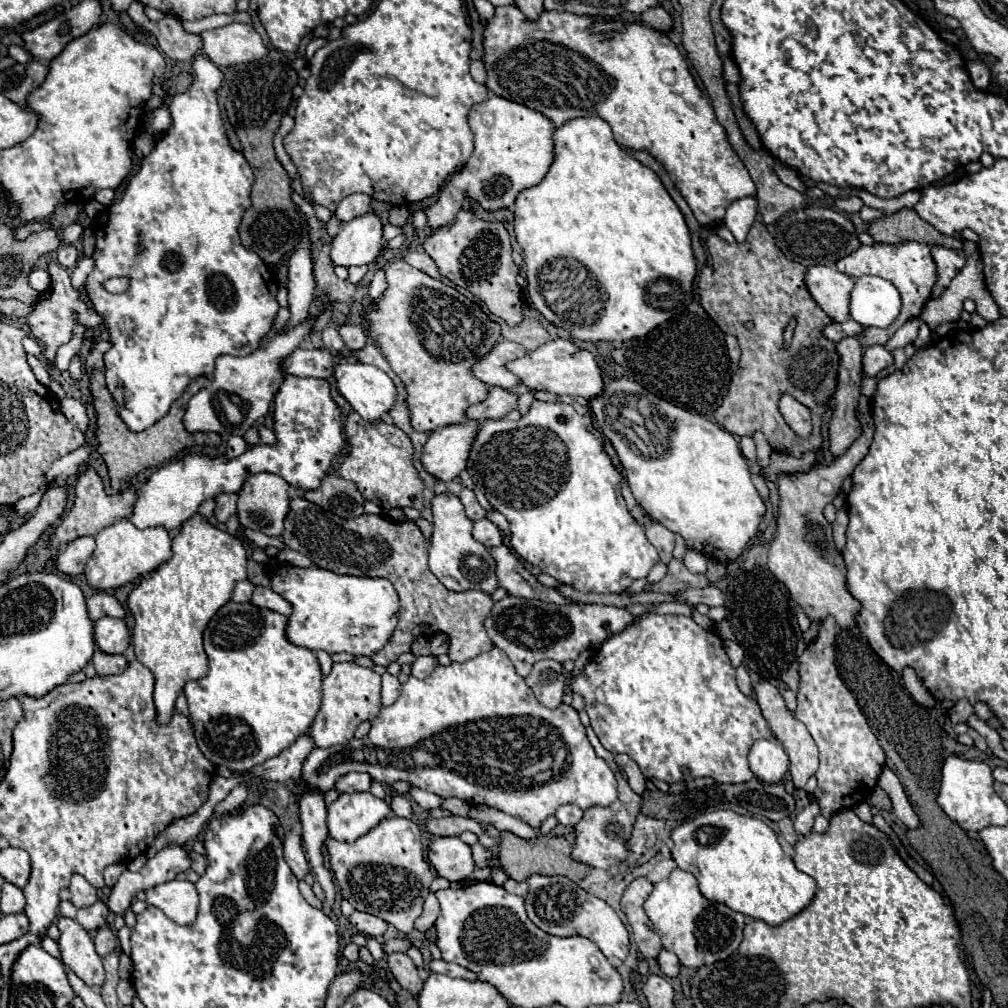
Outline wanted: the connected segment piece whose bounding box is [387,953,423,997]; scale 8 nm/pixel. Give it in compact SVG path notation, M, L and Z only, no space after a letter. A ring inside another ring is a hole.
M391 953L387 963L389 963L393 977L399 981L399 985L417 997L419 991L423 989L423 981L419 979L417 969L415 969L413 961L409 959L409 955L407 953Z

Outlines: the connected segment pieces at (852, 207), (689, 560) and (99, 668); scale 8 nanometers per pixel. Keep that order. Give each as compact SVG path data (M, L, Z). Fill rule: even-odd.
M847 197L847 199L835 199L835 205L845 213L859 213L863 207L863 201L859 197Z
M689 549L683 563L691 573L705 573L707 571L707 557L703 553L699 553L699 551Z
M99 649L95 651L91 661L95 665L97 675L119 675L127 669L127 661L123 655L109 655L109 653L103 653Z

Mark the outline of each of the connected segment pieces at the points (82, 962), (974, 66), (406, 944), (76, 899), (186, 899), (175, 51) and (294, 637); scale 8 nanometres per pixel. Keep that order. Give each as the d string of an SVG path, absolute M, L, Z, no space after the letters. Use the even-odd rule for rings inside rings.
M63 915L57 917L57 927L61 931L59 949L63 963L89 987L101 987L105 983L105 969L89 933L75 919Z
M981 61L969 63L969 65L967 65L967 73L969 73L973 85L975 85L979 91L985 91L985 89L987 89L987 85L989 85L989 75L991 75L991 73L989 73L989 69L987 69Z
M399 937L389 939L389 941L383 945L385 951L407 951L407 949L411 949L411 947L413 947L411 941L407 941L407 939L399 939Z
M73 875L71 877L71 885L69 885L69 891L71 891L71 903L79 909L79 907L91 907L99 897L97 897L97 889L87 883L87 879L83 879L81 875Z
M167 881L147 889L147 903L159 907L177 925L191 925L199 907L199 893L191 881Z
M133 1L131 7L127 9L127 13L135 23L149 29L157 37L161 51L175 61L189 61L203 47L201 35L187 33L181 25L181 19L177 19L173 15L165 15L161 21L153 23L143 13L143 7L139 1Z
M281 565L271 573L271 589L293 605L287 639L311 651L325 649L329 655L347 651L351 655L371 657L383 649L397 627L399 597L393 585L381 577L353 577L319 567L301 569Z

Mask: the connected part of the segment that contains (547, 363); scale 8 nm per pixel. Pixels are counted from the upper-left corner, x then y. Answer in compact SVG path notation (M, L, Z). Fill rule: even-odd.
M565 339L549 341L539 349L527 353L525 357L515 359L507 367L529 389L543 389L557 395L571 395L571 397L585 397L585 399L595 399L603 391L603 369L599 367L595 355L587 349L579 349L577 345Z

